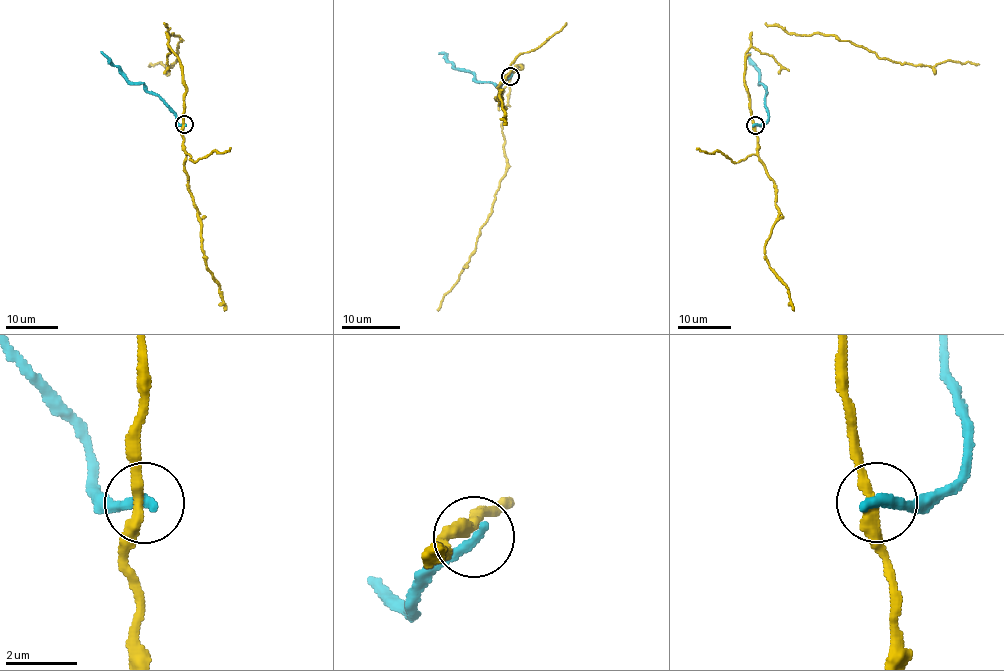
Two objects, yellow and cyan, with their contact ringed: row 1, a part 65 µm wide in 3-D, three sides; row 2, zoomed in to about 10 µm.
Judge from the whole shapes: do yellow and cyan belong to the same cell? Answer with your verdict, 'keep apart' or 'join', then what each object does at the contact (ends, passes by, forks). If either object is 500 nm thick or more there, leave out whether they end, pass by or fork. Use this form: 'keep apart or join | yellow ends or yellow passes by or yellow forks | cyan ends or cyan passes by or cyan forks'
keep apart | yellow passes by | cyan ends

